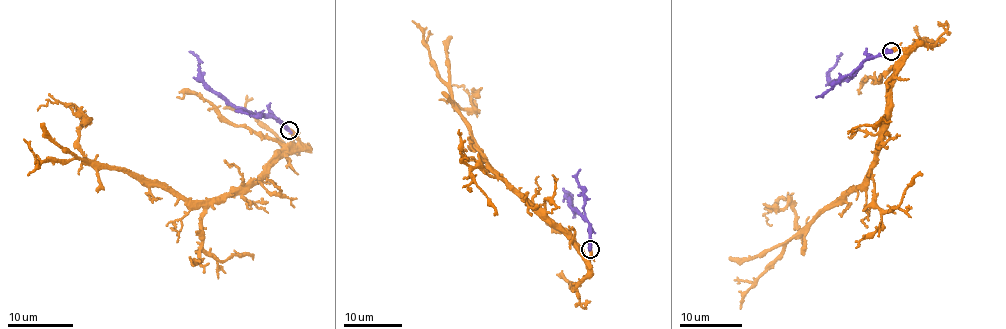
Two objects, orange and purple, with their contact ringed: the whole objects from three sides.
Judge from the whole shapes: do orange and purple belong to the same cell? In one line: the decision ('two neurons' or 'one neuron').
one neuron

